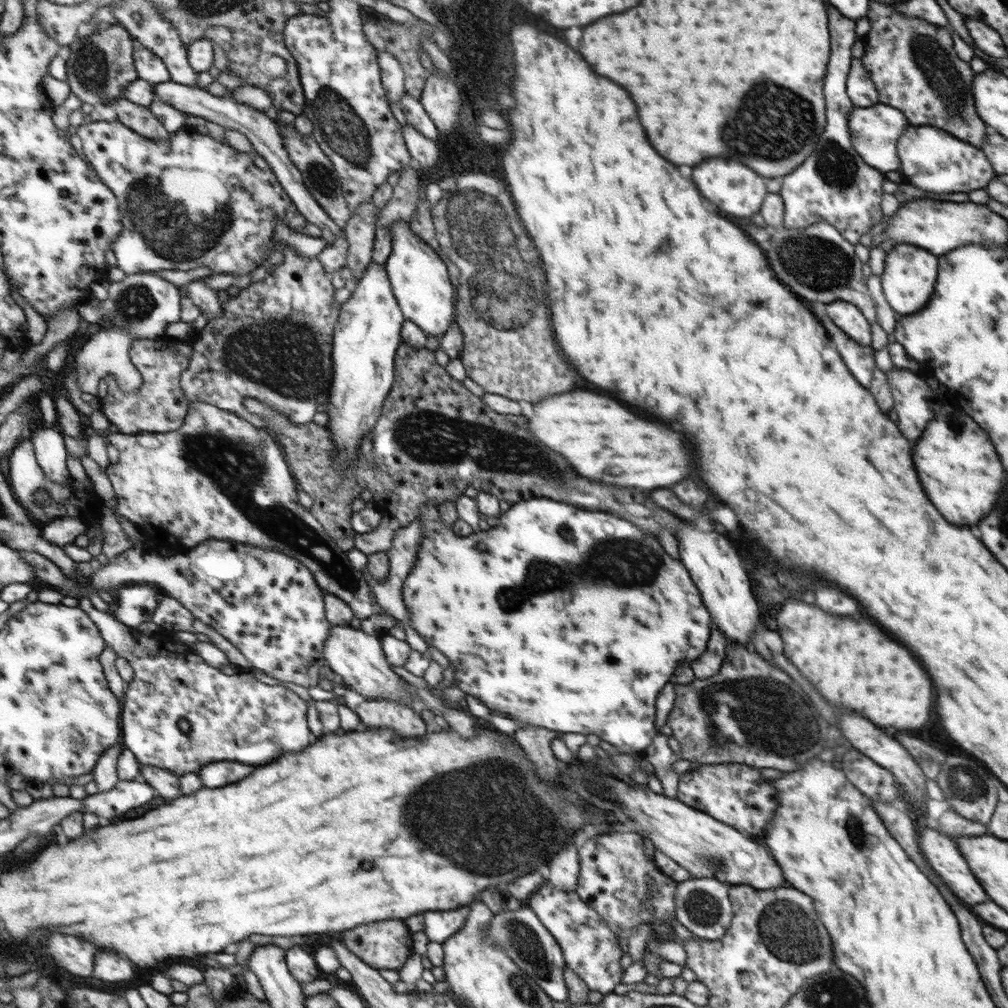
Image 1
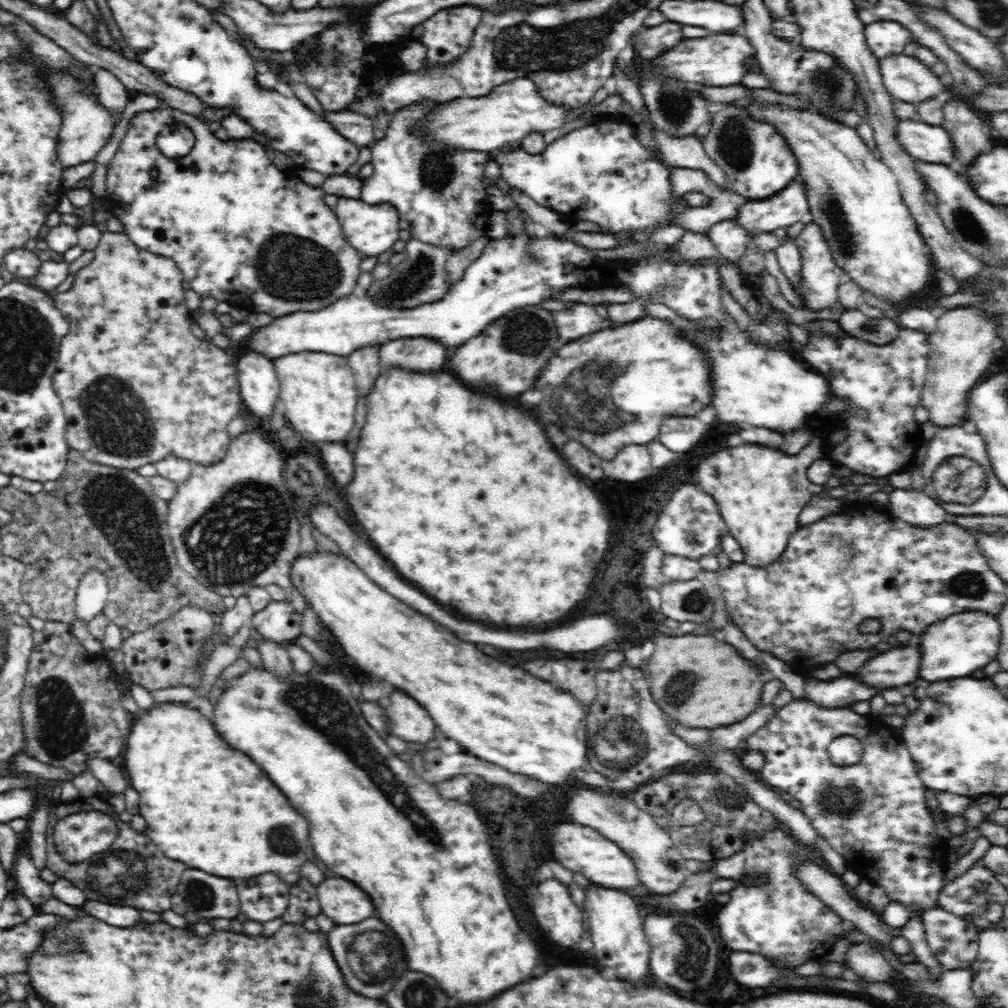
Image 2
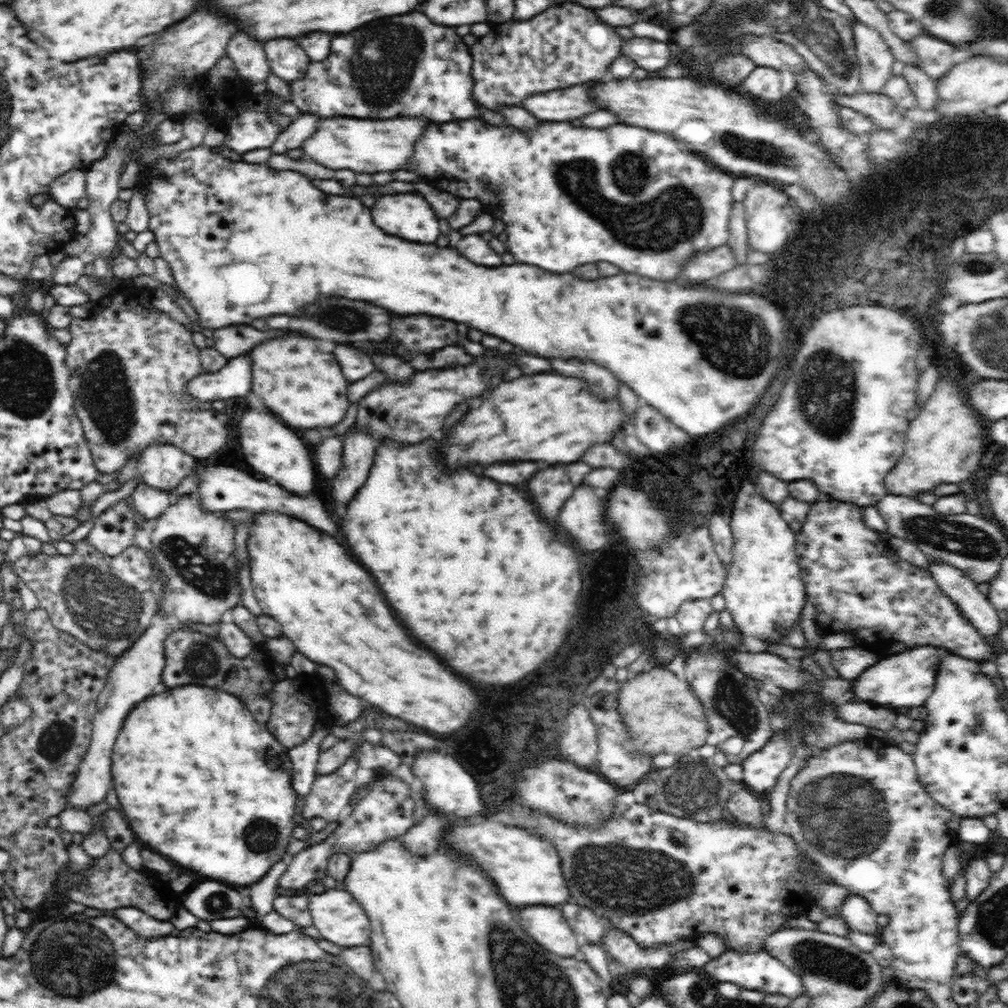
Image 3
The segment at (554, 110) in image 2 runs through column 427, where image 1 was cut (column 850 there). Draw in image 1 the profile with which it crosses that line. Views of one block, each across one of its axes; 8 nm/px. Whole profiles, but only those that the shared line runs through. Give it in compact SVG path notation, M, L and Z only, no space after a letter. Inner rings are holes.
M880 102L868 108L854 107L848 118L850 140L856 152L866 161L866 164L883 173L901 170L899 156L899 141L910 125L906 115L897 107Z

